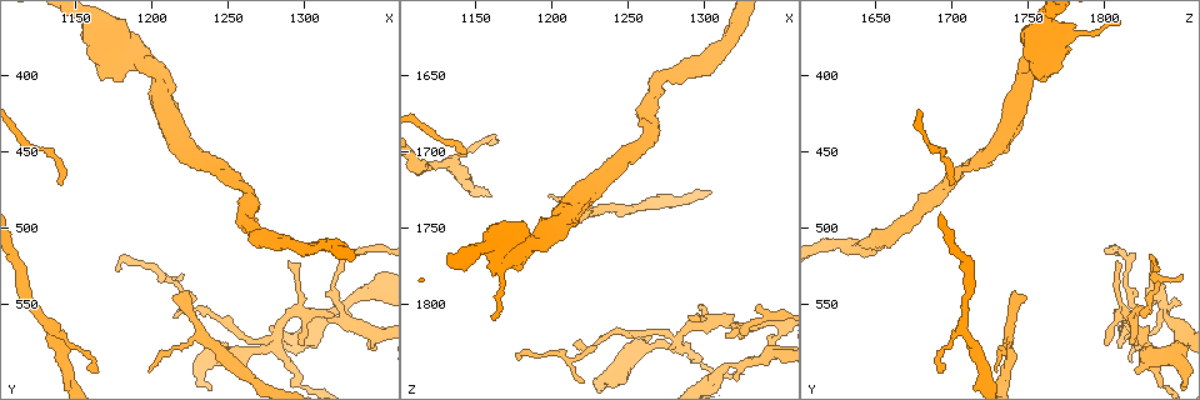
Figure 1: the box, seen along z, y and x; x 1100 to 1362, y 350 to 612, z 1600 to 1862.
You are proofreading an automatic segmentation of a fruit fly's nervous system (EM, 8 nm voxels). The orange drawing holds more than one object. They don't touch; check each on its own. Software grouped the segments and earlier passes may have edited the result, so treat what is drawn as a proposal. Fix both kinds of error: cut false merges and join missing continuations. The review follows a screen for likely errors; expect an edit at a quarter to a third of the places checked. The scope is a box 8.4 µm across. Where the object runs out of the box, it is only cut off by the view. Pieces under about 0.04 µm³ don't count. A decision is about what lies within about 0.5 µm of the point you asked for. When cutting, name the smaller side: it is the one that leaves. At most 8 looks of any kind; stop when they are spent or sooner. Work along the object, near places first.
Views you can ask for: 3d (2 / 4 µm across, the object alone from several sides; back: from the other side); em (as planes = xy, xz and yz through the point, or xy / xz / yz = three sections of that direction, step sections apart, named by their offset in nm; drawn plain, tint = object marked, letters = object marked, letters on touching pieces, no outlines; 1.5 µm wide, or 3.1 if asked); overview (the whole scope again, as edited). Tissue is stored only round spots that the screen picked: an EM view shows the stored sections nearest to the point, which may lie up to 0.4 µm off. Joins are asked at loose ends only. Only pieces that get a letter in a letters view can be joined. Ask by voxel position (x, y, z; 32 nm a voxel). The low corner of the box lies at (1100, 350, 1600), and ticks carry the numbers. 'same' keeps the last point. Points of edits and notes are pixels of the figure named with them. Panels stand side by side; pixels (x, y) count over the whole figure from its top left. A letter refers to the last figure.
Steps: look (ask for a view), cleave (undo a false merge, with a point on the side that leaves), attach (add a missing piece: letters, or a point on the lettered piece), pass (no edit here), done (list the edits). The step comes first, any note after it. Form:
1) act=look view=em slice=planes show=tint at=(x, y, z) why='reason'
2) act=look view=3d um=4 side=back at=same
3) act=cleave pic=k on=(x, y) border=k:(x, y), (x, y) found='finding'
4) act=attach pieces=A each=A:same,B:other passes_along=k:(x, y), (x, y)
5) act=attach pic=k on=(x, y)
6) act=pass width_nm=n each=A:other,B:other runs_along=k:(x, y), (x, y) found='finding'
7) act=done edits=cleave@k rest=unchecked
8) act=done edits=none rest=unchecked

act=look view=em slice=planes show=letters at=(1214, 544, 1746) why='tapers out'

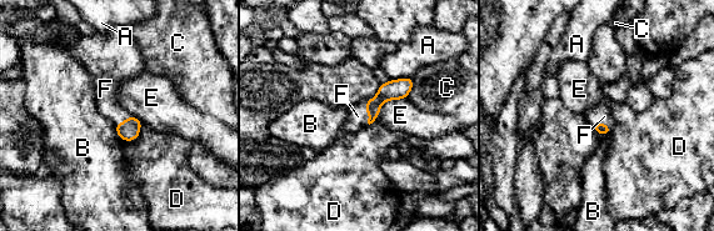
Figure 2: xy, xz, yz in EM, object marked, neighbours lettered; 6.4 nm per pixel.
act=attach pic=2 on=(602, 113) longest_contact=E:240nm each=A:other,B:other,C:other,D:other,E:other,F:same found='it goes on there'

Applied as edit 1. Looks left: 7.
act=look view=em slice=planes show=letters at=(1216, 558, 1828) why='free end'

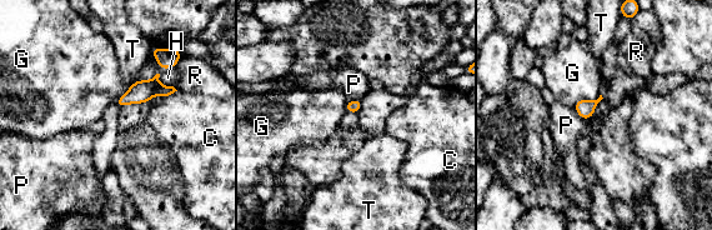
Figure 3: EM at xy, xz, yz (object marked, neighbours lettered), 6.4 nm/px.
act=pass longest_contact=G:190nm each=C:other,G:other,H:other,P:other,R:other,T:other found='none of them fits'

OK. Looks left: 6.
act=look view=3d um=2 at=(1162, 596, 1690) why='free end'

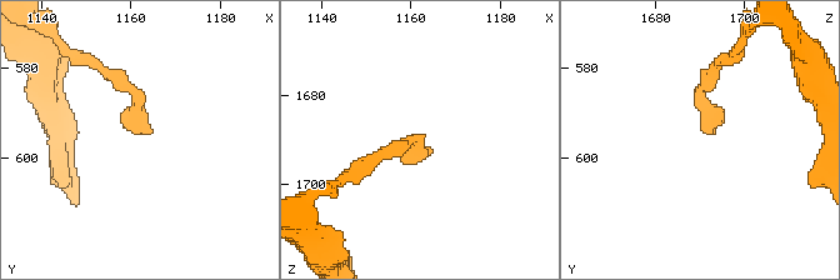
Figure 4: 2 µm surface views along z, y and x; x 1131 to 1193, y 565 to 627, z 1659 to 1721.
act=look view=em um=3.1 slice=yz step=8 show=tint at=(1163, 596, 1693) why='shape alone is not enough'

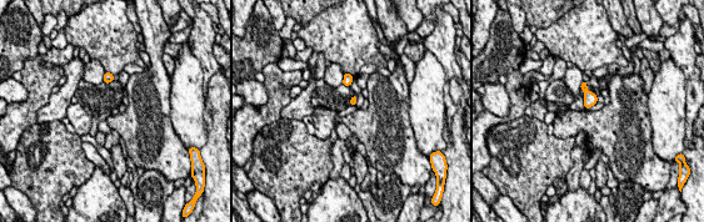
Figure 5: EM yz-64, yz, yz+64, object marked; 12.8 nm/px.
act=look view=em um=3.1 slice=planes show=letters at=same why='another direction'

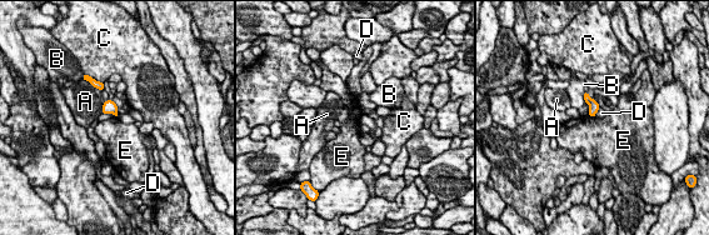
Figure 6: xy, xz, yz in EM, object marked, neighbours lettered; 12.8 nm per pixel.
act=pass each=A:other,B:other,C:other,D:other,E:other border=6:(588, 115), (594, 118) found='none of them fits'

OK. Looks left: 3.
act=done edits=attach@2 rest=unchecked

